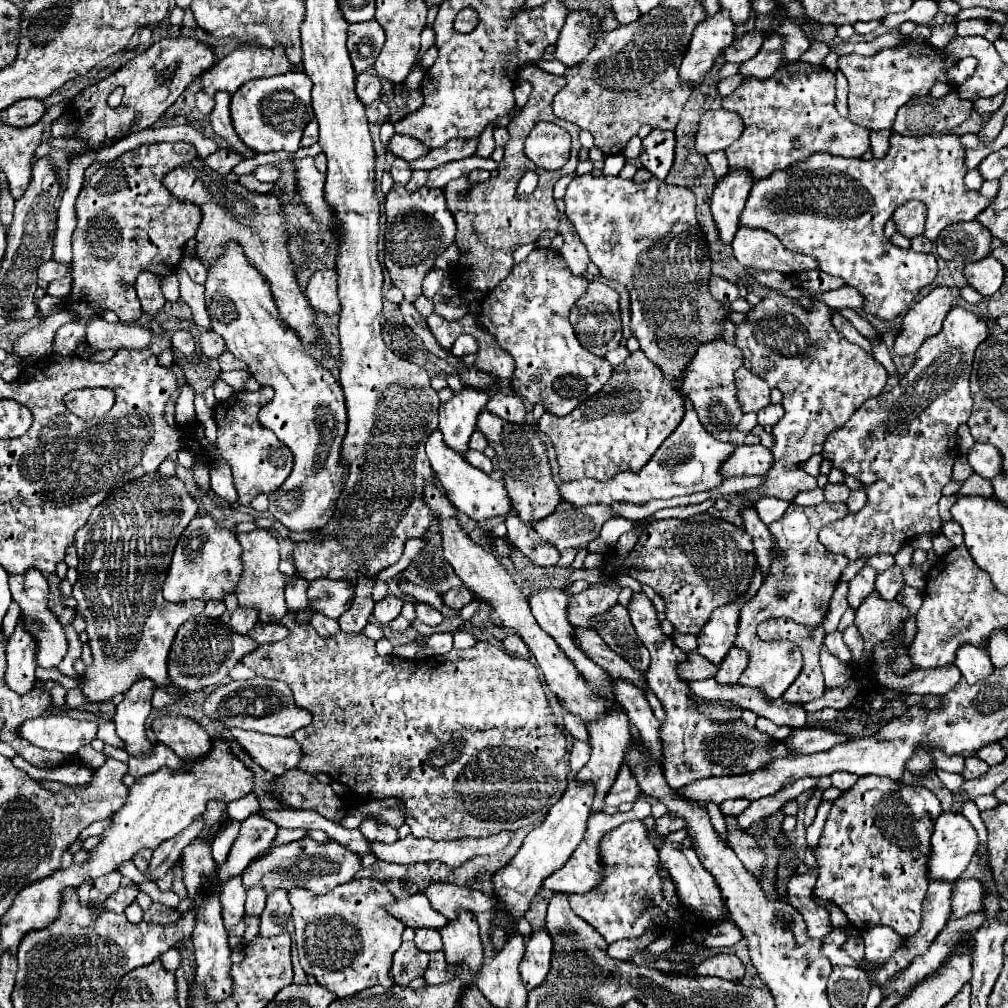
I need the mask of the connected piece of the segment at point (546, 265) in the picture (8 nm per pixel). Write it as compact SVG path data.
M534 248L530 256L514 264L512 272L480 302L478 322L496 336L516 362L512 386L526 396L528 402L542 402L548 412L566 416L580 402L592 398L612 376L606 358L590 354L576 338L568 320L570 308L586 294L588 280L570 272L560 252Z

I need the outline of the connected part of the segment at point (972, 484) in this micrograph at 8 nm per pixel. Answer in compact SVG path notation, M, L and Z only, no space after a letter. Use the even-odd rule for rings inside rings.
M976 473L964 481L958 490L958 494L984 494L984 492L990 492L990 496L992 496L992 484L990 484L990 480L982 478Z

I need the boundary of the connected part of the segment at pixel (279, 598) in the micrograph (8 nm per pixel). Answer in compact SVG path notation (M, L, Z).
M252 530L252 532L244 532L238 534L238 540L242 544L242 558L244 558L244 572L238 580L236 586L236 596L238 596L238 604L242 606L254 606L260 610L258 620L260 622L278 622L286 616L288 606L284 600L284 592L288 584L294 584L300 576L298 574L282 574L278 570L280 564L280 548L278 548L278 540L274 538L274 534L270 530Z

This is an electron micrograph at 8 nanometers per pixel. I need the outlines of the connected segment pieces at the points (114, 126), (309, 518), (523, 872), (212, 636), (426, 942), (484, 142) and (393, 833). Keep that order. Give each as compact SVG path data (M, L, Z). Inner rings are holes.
M178 36L152 44L148 50L140 52L136 58L126 62L120 70L100 80L98 84L82 90L74 98L72 106L74 110L78 110L78 114L82 114L82 122L84 122L82 134L78 134L78 138L88 140L90 144L88 148L98 150L102 146L118 142L126 134L150 128L174 104L174 100L184 92L184 88L198 74L202 74L202 70L214 66L216 60L218 60L216 52L194 38ZM116 86L124 88L124 98L120 106L110 108L108 96Z
M230 242L226 248L226 254L214 262L214 268L208 268L206 312L212 322L212 332L220 334L226 340L228 350L238 360L244 360L248 364L248 370L260 384L268 384L276 392L274 398L260 410L258 418L266 428L270 428L278 436L280 442L284 442L292 450L294 468L288 480L274 494L268 496L270 516L292 532L320 530L332 518L336 510L336 500L340 498L340 492L348 478L348 468L346 464L342 464L342 454L340 454L342 440L346 436L346 422L348 422L340 384L334 380L334 376L328 370L324 370L320 364L314 362L314 358L304 350L294 330L290 330L278 318L278 310L270 294L270 288L266 286L266 280L258 276L258 270L254 270L246 262L242 248L234 242Z
M570 780L566 786L566 792L562 798L550 808L548 816L540 826L536 826L526 838L518 854L512 858L510 864L504 866L498 874L494 874L494 890L498 894L498 902L502 910L512 914L512 920L518 922L518 918L524 916L524 912L530 908L532 898L542 886L542 880L556 872L576 850L580 844L584 832L586 832L586 822L592 812L592 800L594 800L594 782L580 782L580 780Z
M206 614L192 616L186 620L174 638L172 650L168 654L168 676L170 686L186 692L198 692L206 690L210 686L220 684L228 672L242 662L242 658L258 648L258 642L254 642L246 634L238 634L230 630L230 626L224 626L220 618L210 618Z
M416 928L416 946L422 948L424 952L436 952L442 950L442 940L438 930L426 930L426 928Z
M490 124L490 126L484 130L484 134L480 136L476 156L480 156L480 158L490 158L490 154L494 152L494 140L492 140L492 132L494 132L494 124Z
M364 822L362 824L362 834L366 834L366 838L370 838L372 842L386 842L386 844L392 844L396 842L400 836L398 836L398 830L392 828L392 826L378 826L378 822Z

